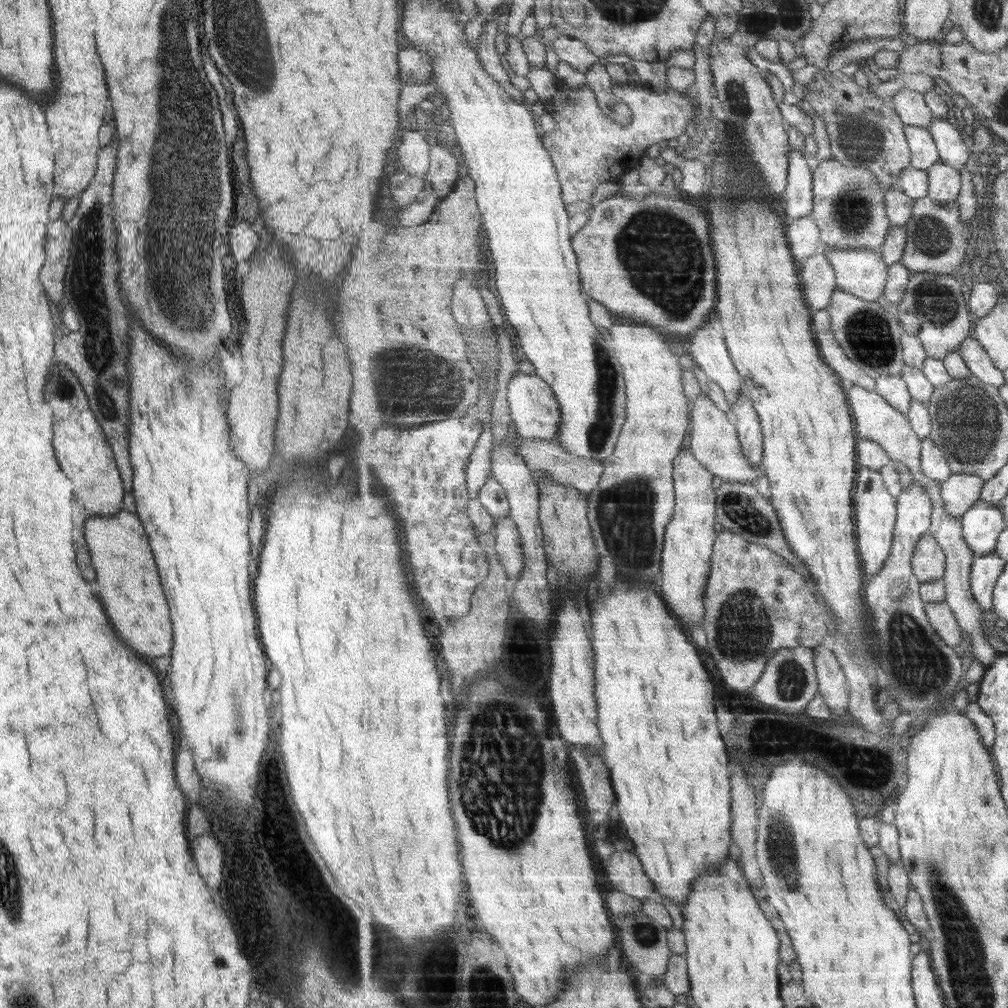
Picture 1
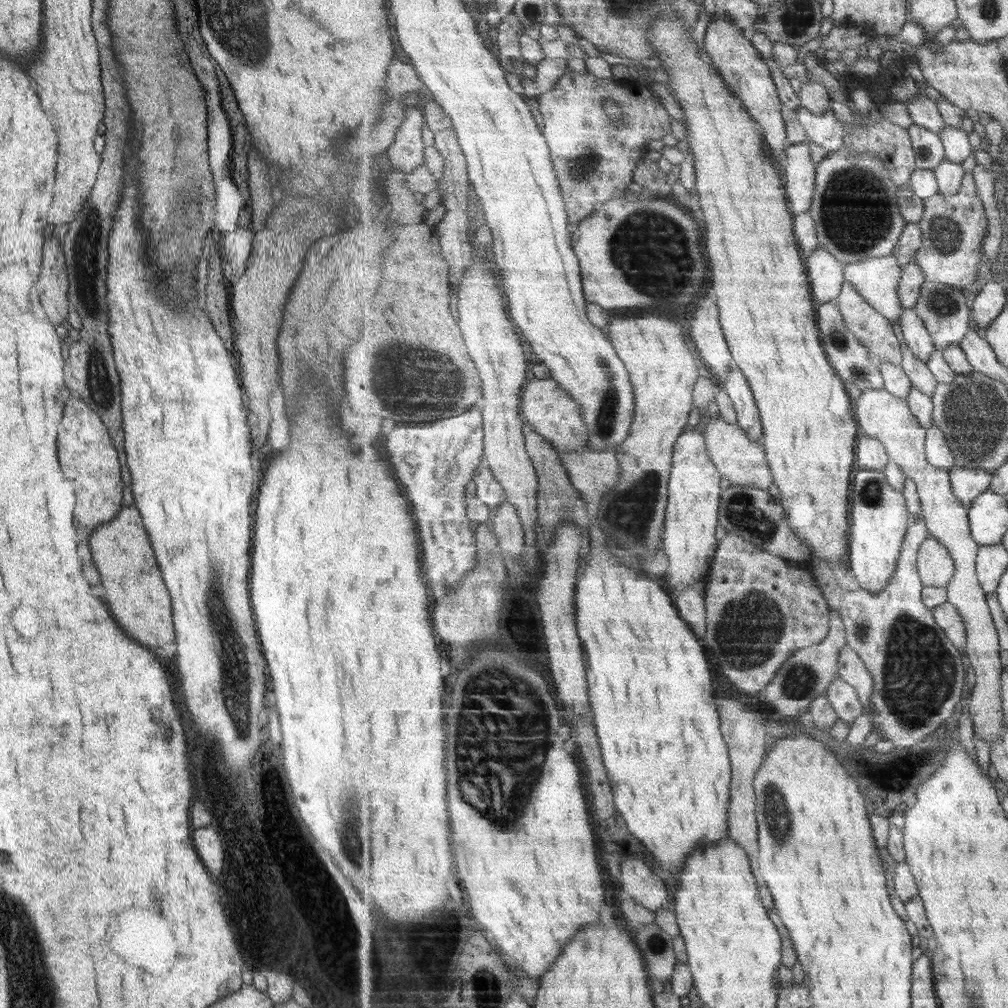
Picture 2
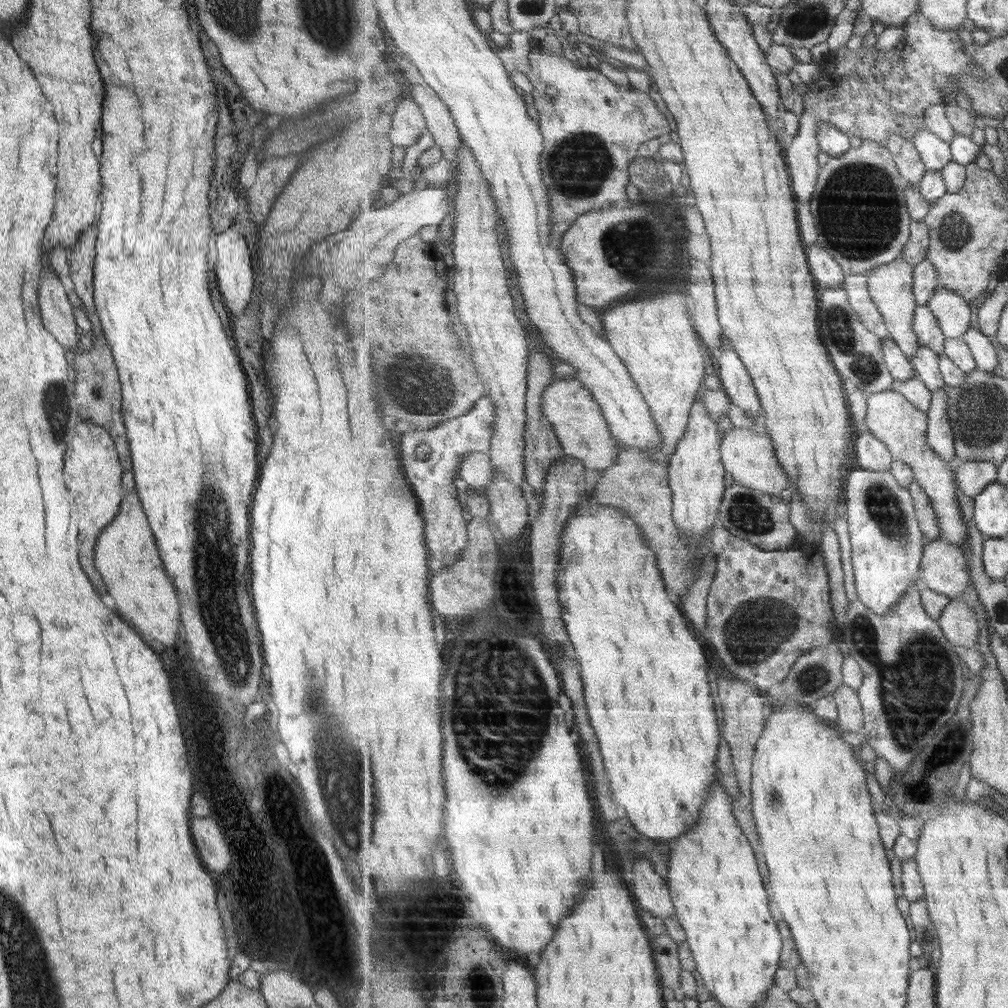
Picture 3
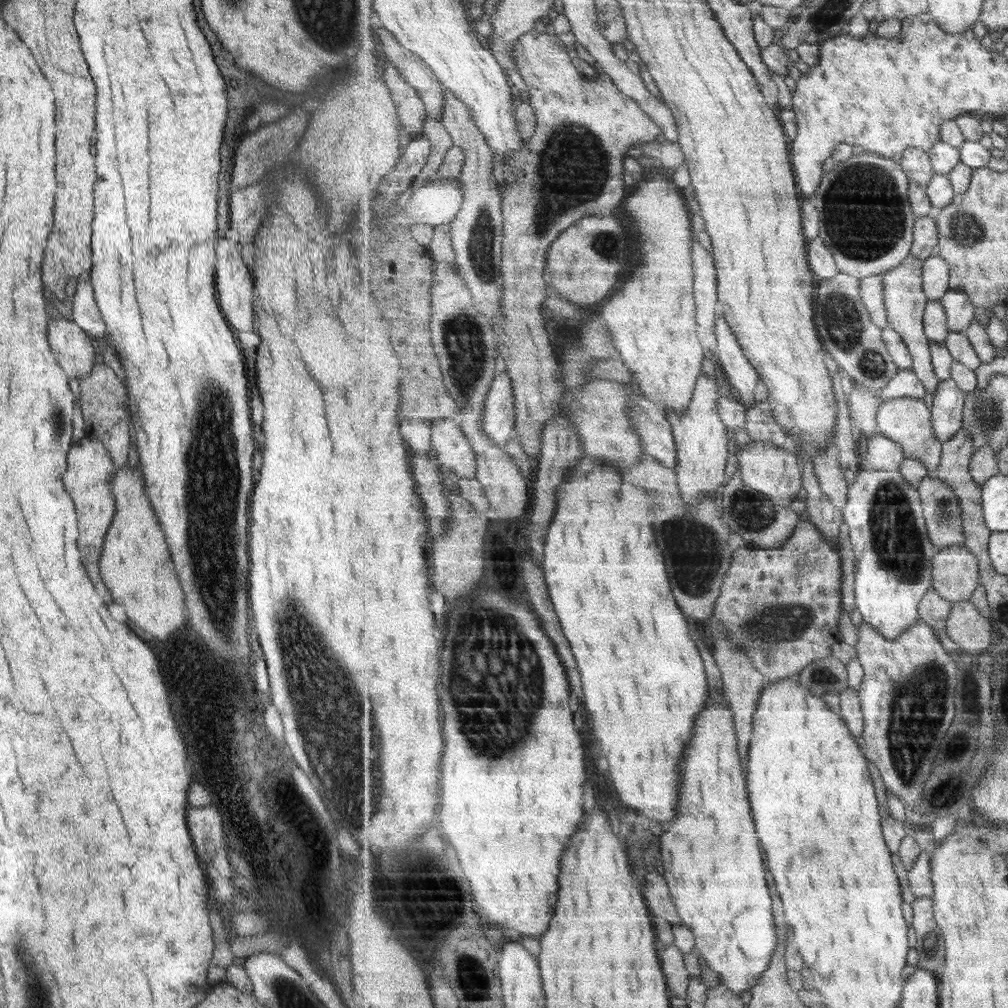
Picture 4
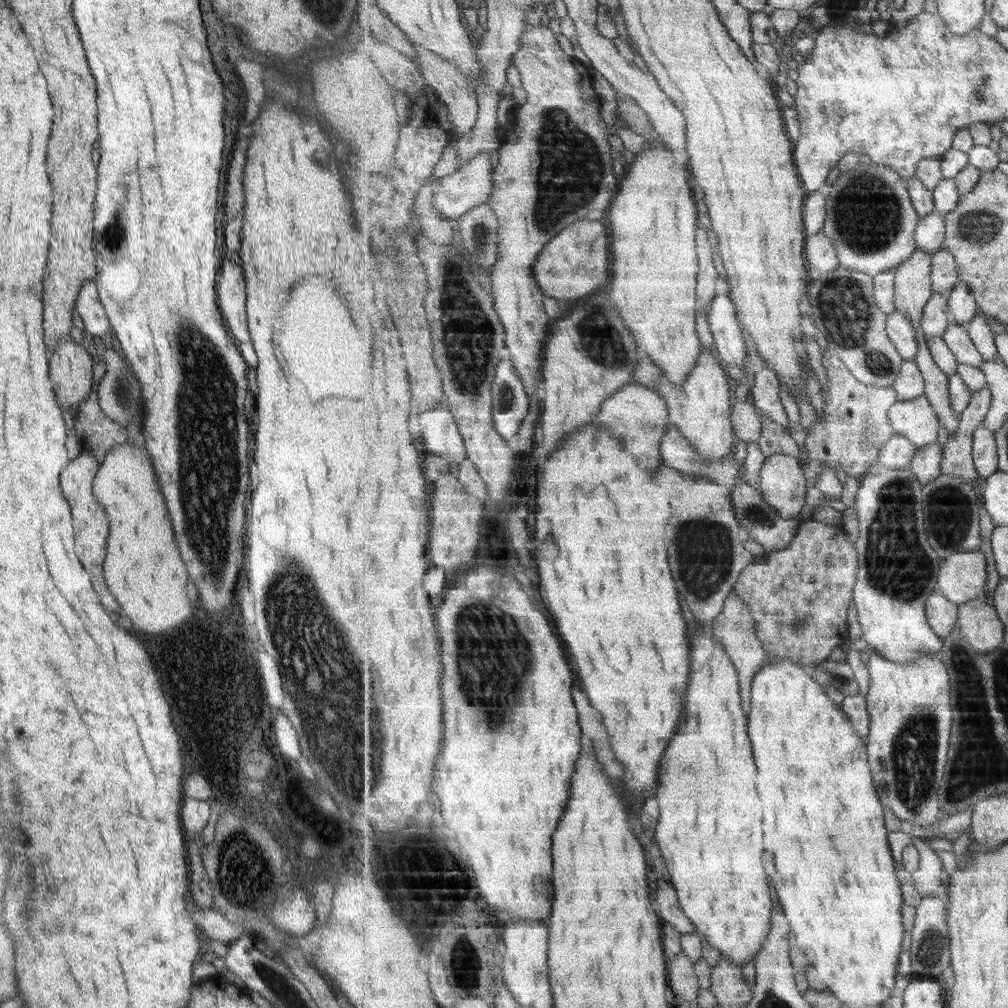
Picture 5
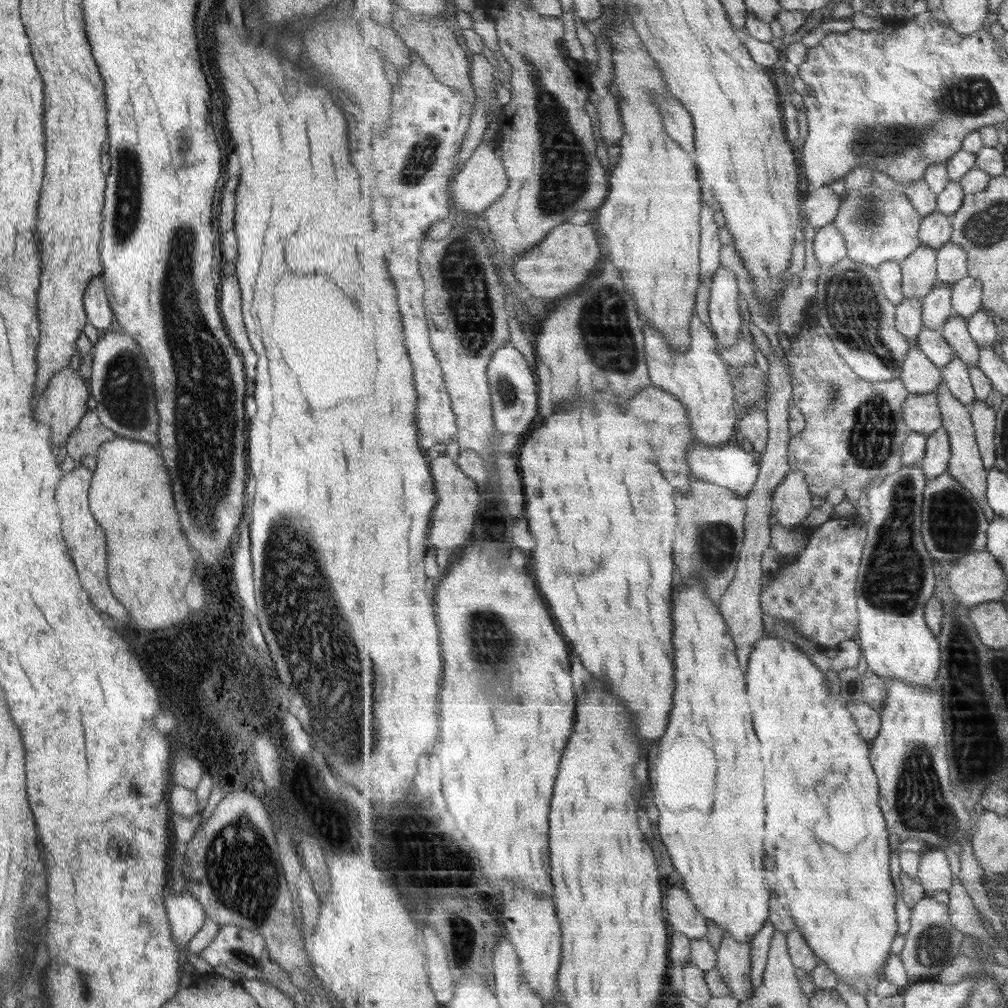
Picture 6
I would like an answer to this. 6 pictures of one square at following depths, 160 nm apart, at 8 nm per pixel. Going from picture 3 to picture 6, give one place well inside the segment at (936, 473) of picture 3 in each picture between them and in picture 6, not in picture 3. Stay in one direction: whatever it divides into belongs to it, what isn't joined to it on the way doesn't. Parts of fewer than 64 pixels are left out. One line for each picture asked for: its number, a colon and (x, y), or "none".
4: (909, 422)
5: (915, 419)
6: (922, 412)

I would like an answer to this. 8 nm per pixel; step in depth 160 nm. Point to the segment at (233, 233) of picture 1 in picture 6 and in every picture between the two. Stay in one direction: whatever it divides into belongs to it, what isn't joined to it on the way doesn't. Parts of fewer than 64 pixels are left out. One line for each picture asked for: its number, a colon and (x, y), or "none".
2: (237, 243)
3: (232, 270)
4: (232, 282)
5: (230, 296)
6: (229, 299)

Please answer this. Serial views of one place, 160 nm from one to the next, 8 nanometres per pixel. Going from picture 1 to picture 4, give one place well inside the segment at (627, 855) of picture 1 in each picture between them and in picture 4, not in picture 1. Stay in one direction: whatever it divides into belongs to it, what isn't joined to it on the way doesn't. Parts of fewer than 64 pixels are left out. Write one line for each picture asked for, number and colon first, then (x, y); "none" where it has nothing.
2: (645, 887)
3: (652, 892)
4: (659, 897)

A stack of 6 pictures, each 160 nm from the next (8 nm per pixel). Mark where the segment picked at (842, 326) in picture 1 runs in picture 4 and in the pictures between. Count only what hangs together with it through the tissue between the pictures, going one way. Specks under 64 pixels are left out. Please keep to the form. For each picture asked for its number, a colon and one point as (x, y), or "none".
2: (871, 328)
3: (858, 287)
4: (872, 287)

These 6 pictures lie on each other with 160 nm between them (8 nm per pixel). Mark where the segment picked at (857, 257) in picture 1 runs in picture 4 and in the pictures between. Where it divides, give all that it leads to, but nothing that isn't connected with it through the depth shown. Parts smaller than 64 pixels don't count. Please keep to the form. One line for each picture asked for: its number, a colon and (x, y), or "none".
2: (877, 279)
3: (891, 285)
4: (905, 299)

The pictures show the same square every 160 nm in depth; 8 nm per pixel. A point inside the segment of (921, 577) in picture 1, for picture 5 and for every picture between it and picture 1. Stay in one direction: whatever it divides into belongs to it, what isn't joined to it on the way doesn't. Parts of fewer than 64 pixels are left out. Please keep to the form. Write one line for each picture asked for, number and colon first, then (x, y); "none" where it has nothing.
2: (936, 566)
3: (945, 569)
4: (956, 570)
5: (963, 576)

